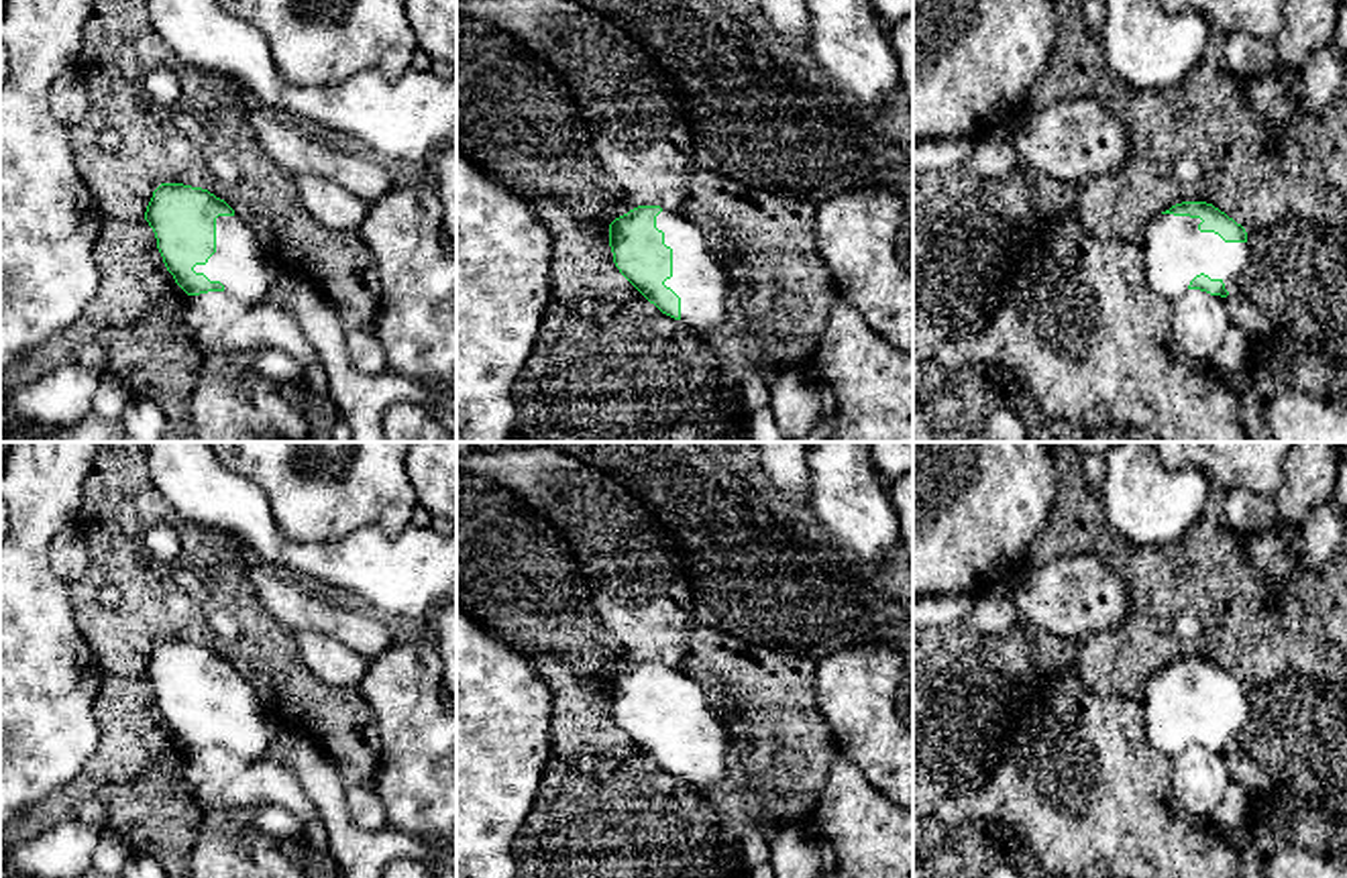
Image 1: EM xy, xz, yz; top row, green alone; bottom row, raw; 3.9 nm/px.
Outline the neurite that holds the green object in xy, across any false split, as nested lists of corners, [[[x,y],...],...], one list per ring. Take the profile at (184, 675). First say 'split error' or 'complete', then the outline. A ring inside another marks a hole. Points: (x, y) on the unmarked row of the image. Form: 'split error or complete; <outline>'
split error; [[[161,640],[145,676],[155,689],[167,727],[187,752],[224,748],[255,760],[265,756],[281,727],[251,682],[208,646]]]

